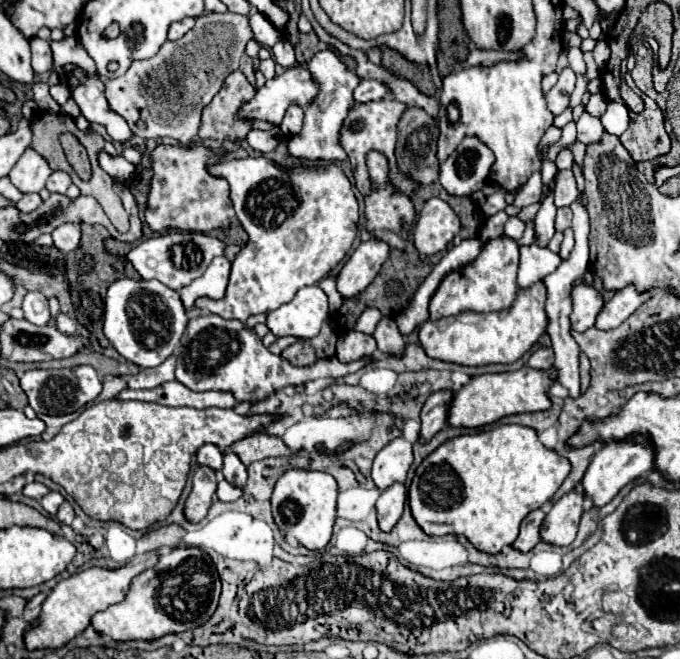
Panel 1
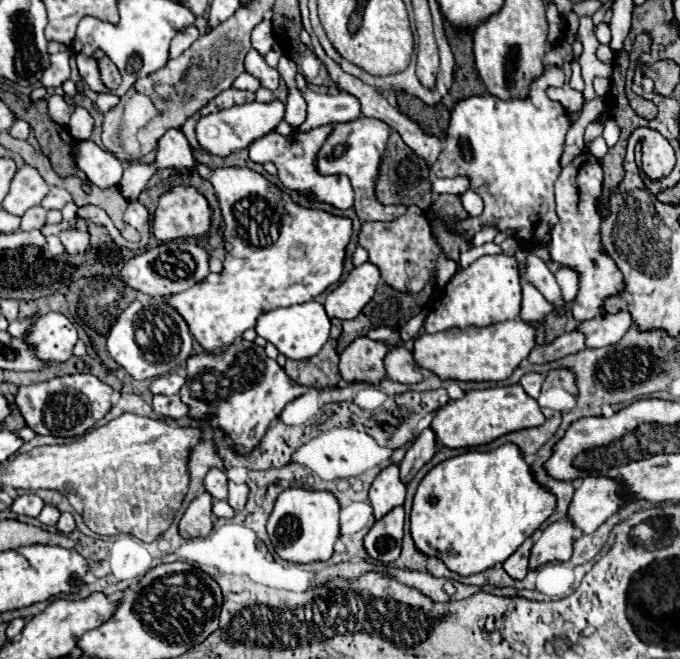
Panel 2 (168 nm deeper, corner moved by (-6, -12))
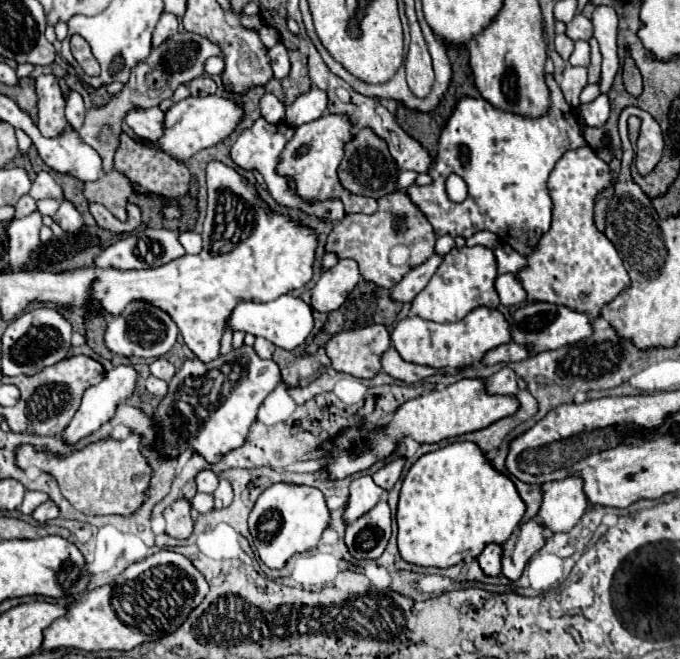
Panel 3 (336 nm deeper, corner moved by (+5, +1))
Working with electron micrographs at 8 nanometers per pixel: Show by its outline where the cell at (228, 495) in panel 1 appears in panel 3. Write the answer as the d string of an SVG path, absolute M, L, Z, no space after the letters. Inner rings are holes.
M197 493L197 495L191 499L191 505L193 505L193 509L197 509L199 513L207 513L207 511L213 509L213 495Z

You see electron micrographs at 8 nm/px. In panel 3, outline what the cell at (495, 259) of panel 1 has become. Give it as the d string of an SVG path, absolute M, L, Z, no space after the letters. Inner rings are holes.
M483 245L475 247L461 247L461 249L451 249L437 273L431 277L427 287L413 299L411 303L411 313L437 321L437 323L453 323L461 321L469 311L485 305L485 307L499 307L497 301L497 289L493 289L493 281L497 279L497 259L491 249Z

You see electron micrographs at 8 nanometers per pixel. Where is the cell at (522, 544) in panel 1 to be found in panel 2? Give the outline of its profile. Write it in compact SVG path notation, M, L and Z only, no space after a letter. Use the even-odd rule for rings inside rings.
M532 538L524 540L524 544L502 564L506 574L514 580L522 580L528 574L528 554L532 548Z

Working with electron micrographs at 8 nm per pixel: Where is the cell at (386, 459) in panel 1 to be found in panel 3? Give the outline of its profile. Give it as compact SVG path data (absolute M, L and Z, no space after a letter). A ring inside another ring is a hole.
M363 475L363 477L353 479L349 485L349 491L351 491L351 495L349 495L345 515L343 515L345 523L353 523L355 519L359 519L367 511L371 511L385 493L385 489L375 485L371 475Z

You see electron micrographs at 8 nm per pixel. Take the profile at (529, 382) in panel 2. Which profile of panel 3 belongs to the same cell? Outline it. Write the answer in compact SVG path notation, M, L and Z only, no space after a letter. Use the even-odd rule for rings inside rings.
M503 367L501 371L497 371L489 379L485 379L485 383L487 383L487 391L497 395L515 395L519 391L517 375L509 367Z

